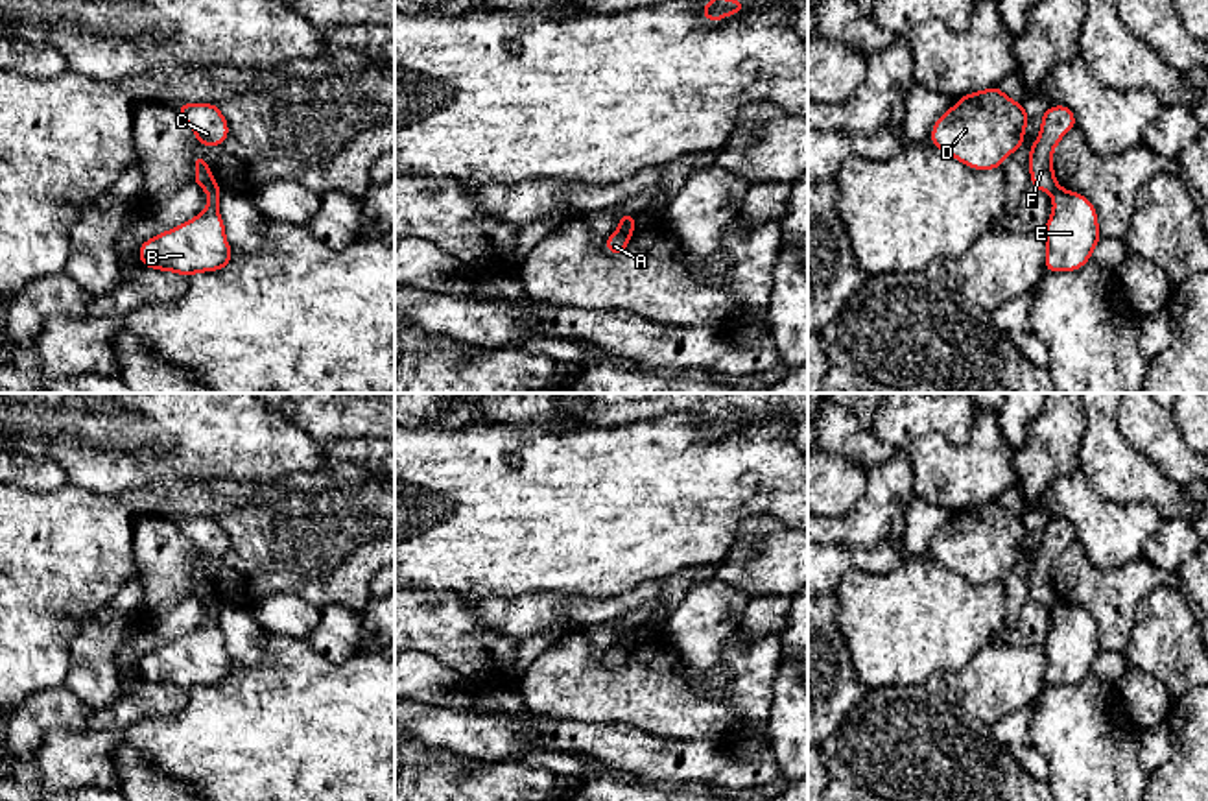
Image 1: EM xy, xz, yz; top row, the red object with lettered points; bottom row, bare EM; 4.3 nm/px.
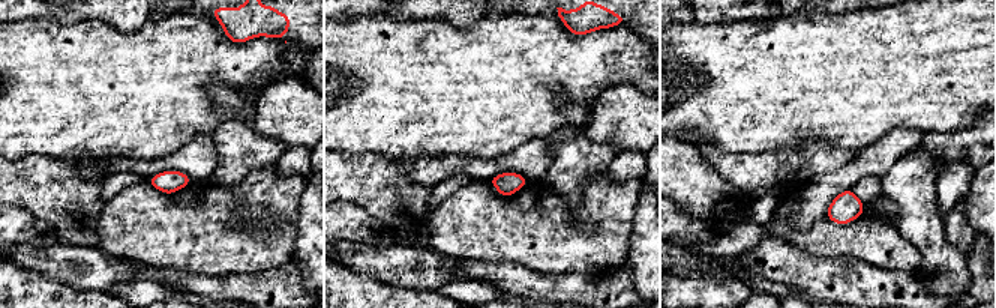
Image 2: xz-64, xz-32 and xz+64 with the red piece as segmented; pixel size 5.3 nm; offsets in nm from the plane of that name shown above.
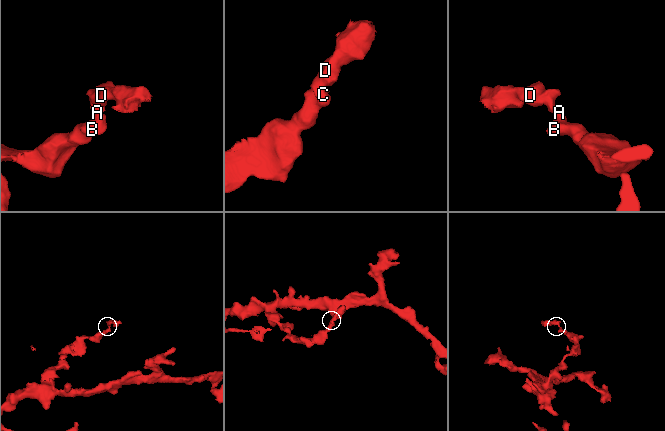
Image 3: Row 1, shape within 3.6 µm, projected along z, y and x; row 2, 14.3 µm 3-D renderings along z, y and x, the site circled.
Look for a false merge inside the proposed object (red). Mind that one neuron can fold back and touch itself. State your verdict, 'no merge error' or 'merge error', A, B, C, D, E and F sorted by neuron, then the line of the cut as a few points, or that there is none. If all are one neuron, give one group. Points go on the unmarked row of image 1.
merge error | A B E / C D F | xz (618, 641), (633, 643)

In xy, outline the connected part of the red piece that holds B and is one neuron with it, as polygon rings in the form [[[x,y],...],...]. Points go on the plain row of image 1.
[[[207,605],[208,616],[195,631],[146,653],[136,664],[146,681],[183,690],[219,685],[232,674],[219,629],[219,605]]]

